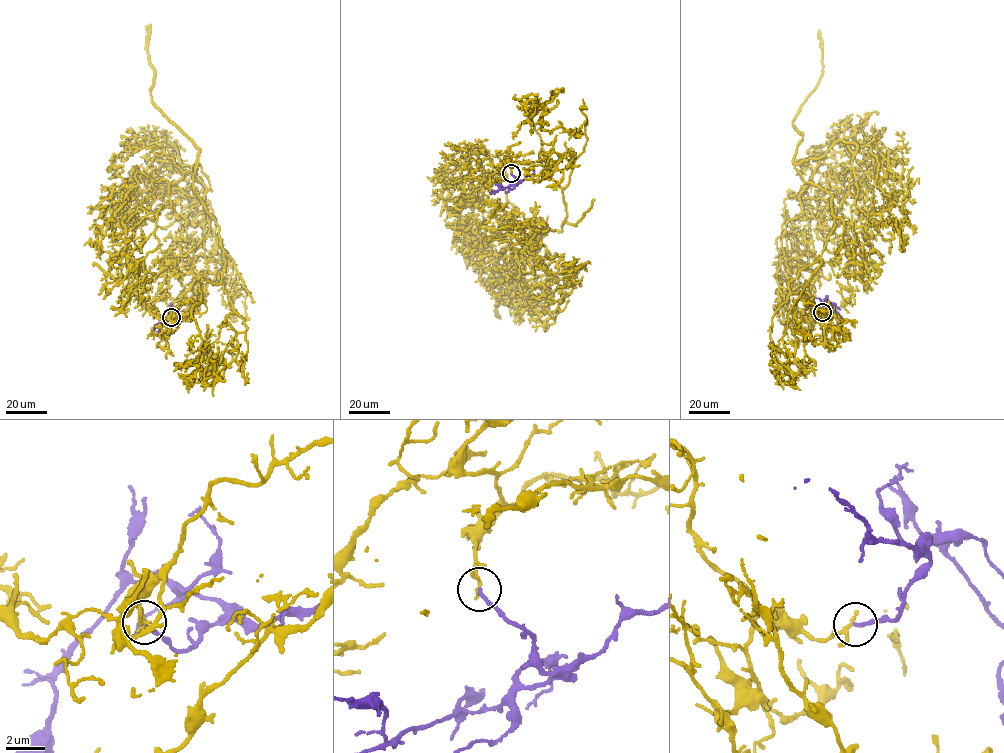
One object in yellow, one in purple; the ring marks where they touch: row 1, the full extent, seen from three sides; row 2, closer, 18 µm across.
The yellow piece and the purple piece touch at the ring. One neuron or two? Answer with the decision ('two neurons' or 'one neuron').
one neuron

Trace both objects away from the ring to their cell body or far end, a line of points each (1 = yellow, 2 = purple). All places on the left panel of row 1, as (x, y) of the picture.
1: (171, 317), (204, 302), (198, 284), (220, 283), (225, 263), (196, 165), (246, 319), (247, 291)
2: (171, 317), (175, 320), (179, 316), (169, 313), (151, 329)

